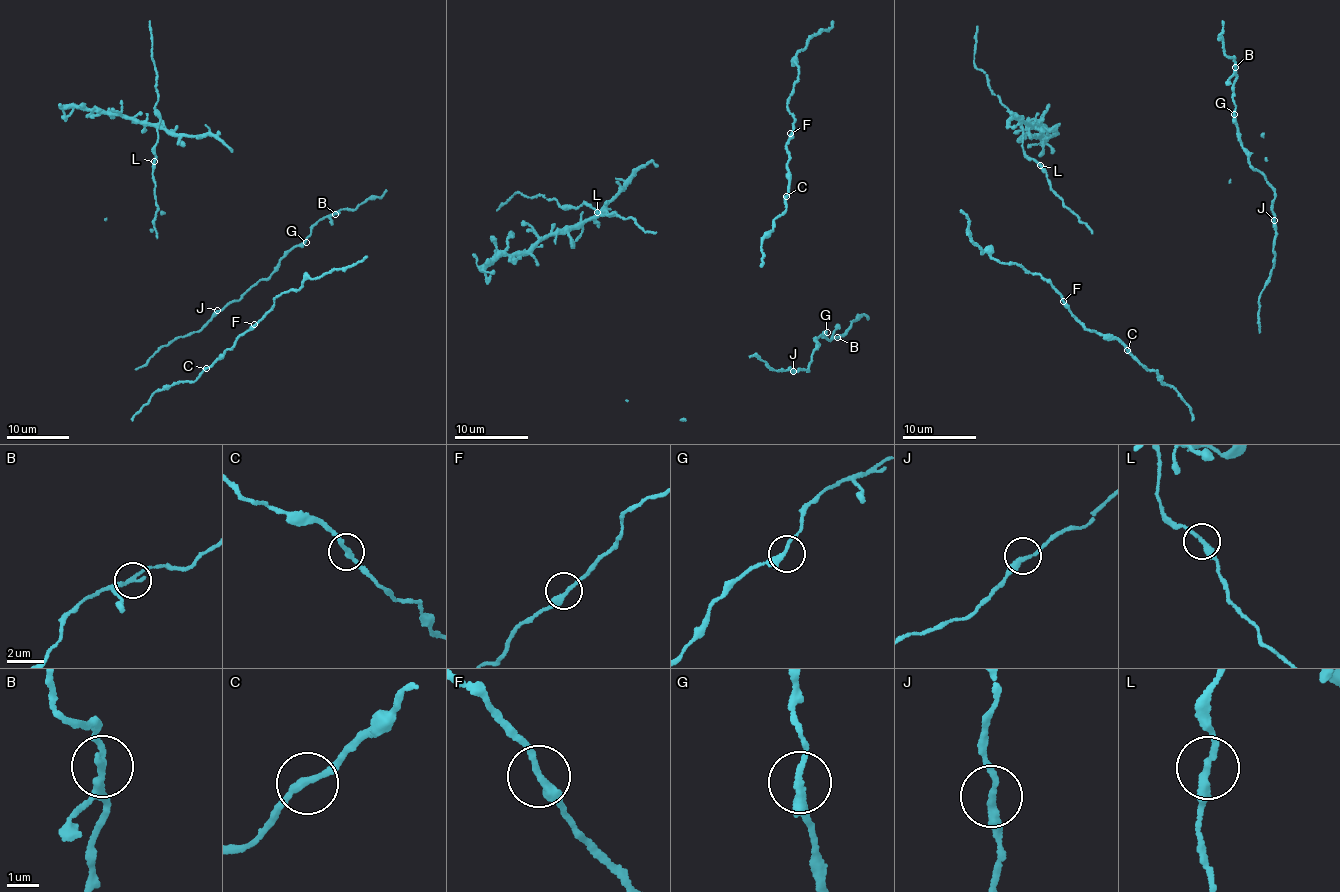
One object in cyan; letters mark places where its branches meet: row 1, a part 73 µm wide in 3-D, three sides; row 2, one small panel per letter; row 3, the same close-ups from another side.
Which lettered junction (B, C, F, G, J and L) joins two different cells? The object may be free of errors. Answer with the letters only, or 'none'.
none

